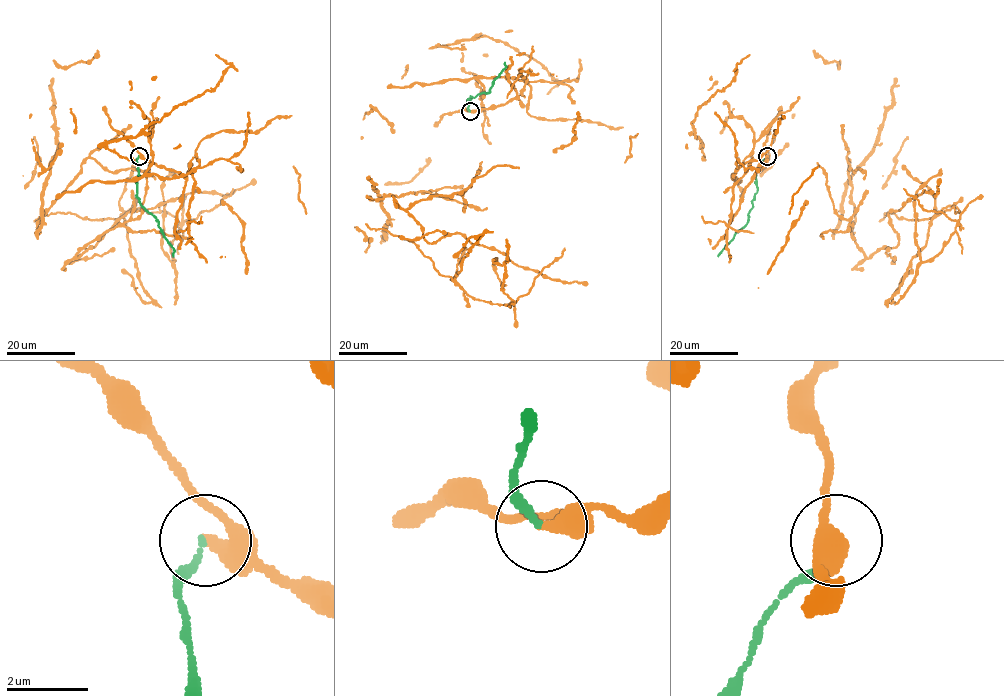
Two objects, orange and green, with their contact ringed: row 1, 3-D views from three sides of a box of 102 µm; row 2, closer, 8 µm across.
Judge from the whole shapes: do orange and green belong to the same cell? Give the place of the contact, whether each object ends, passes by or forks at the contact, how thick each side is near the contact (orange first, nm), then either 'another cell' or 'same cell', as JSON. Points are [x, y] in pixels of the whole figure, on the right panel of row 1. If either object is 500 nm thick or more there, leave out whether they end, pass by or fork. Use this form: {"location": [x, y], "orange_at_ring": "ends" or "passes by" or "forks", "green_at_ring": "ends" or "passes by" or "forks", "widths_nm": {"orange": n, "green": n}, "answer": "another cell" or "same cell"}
{"location": [767, 156], "orange_at_ring": "passes by", "green_at_ring": "ends", "widths_nm": {"orange": 300, "green": 140}, "answer": "another cell"}

